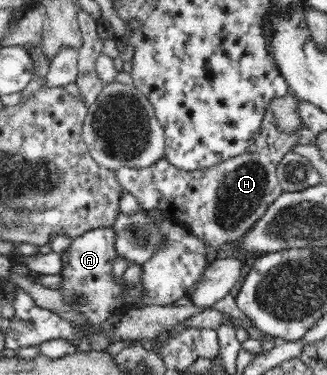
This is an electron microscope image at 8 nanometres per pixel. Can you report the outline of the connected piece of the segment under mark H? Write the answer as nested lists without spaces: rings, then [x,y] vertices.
[[[271,109],[265,111],[262,120],[262,129],[255,141],[247,148],[245,152],[223,160],[221,164],[215,164],[211,168],[199,168],[199,170],[185,171],[173,166],[166,157],[161,157],[151,166],[129,168],[127,166],[114,171],[116,179],[124,190],[131,193],[140,204],[140,208],[145,211],[157,210],[177,220],[197,236],[205,245],[211,249],[220,249],[223,244],[237,244],[243,240],[243,236],[255,226],[255,223],[265,214],[267,207],[284,191],[278,183],[276,177],[276,168],[282,156],[285,156],[292,148],[299,144],[301,131],[306,127],[299,127],[296,131],[285,133],[277,127],[275,123],[275,115],[271,113]]]

